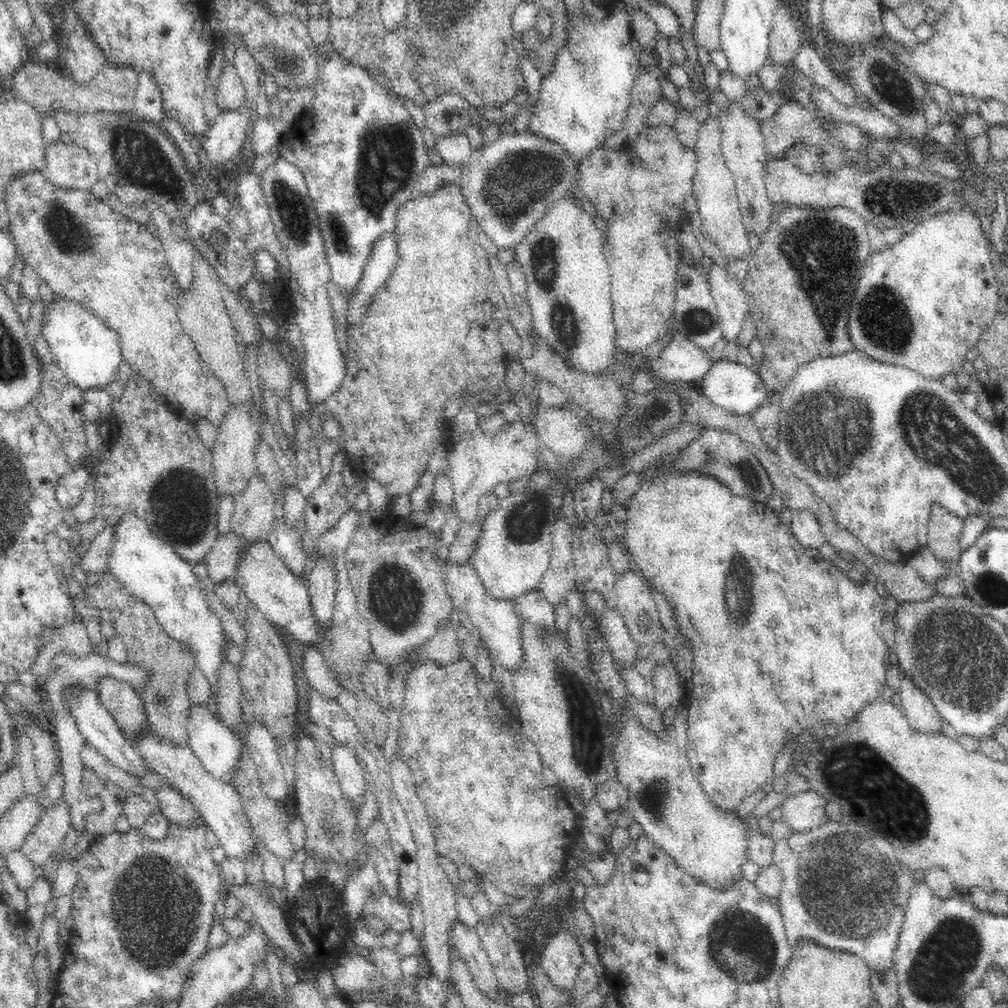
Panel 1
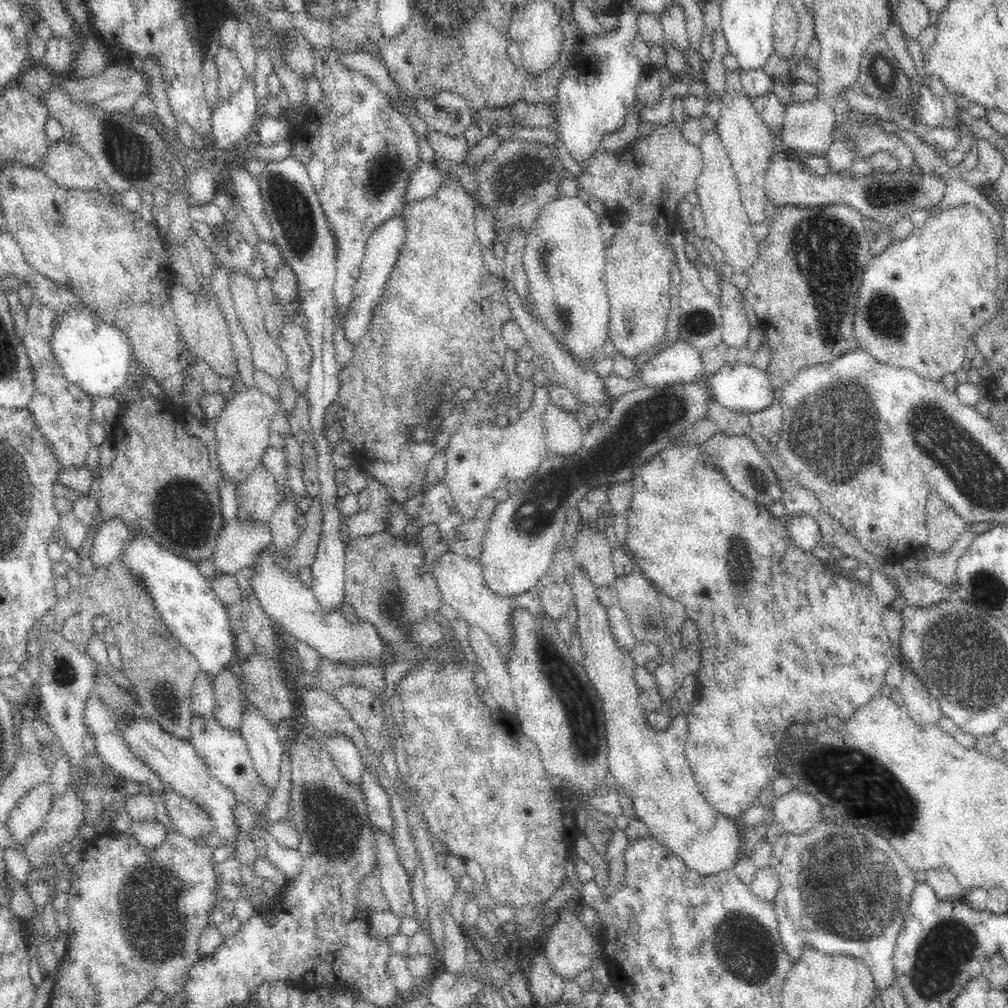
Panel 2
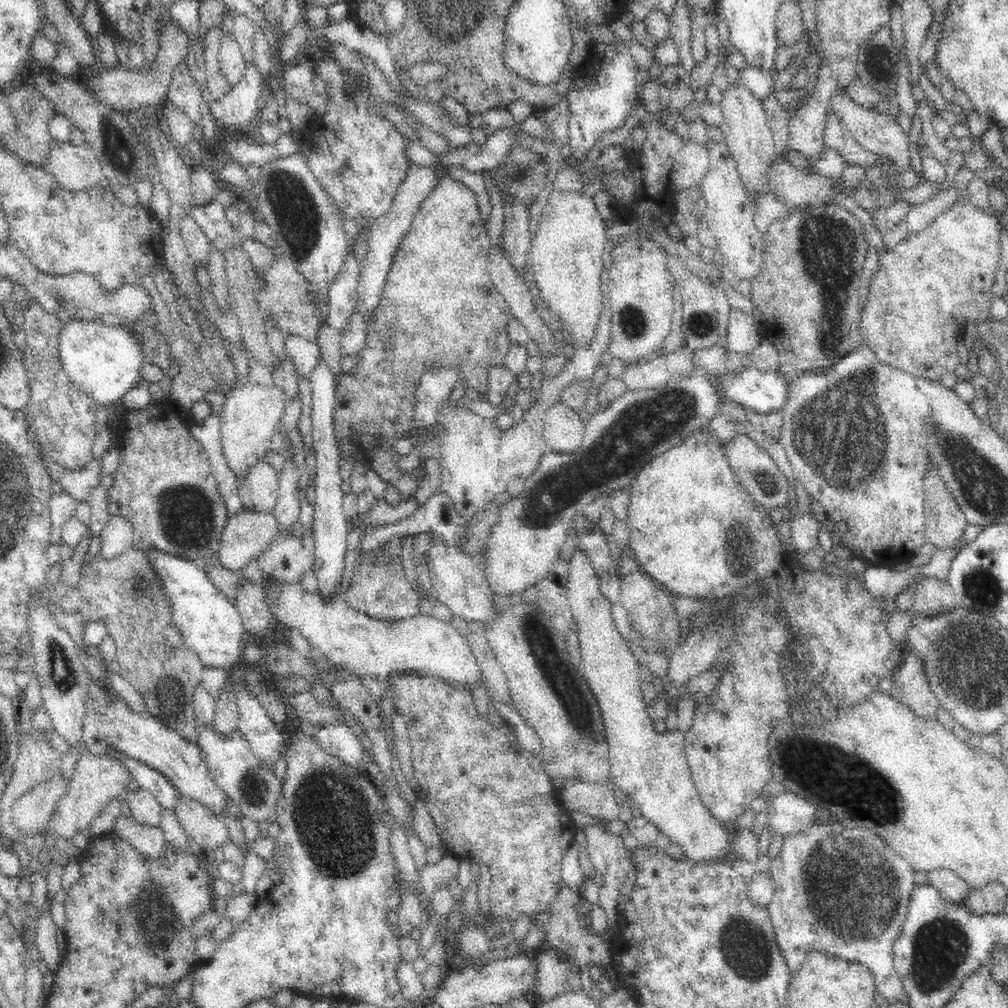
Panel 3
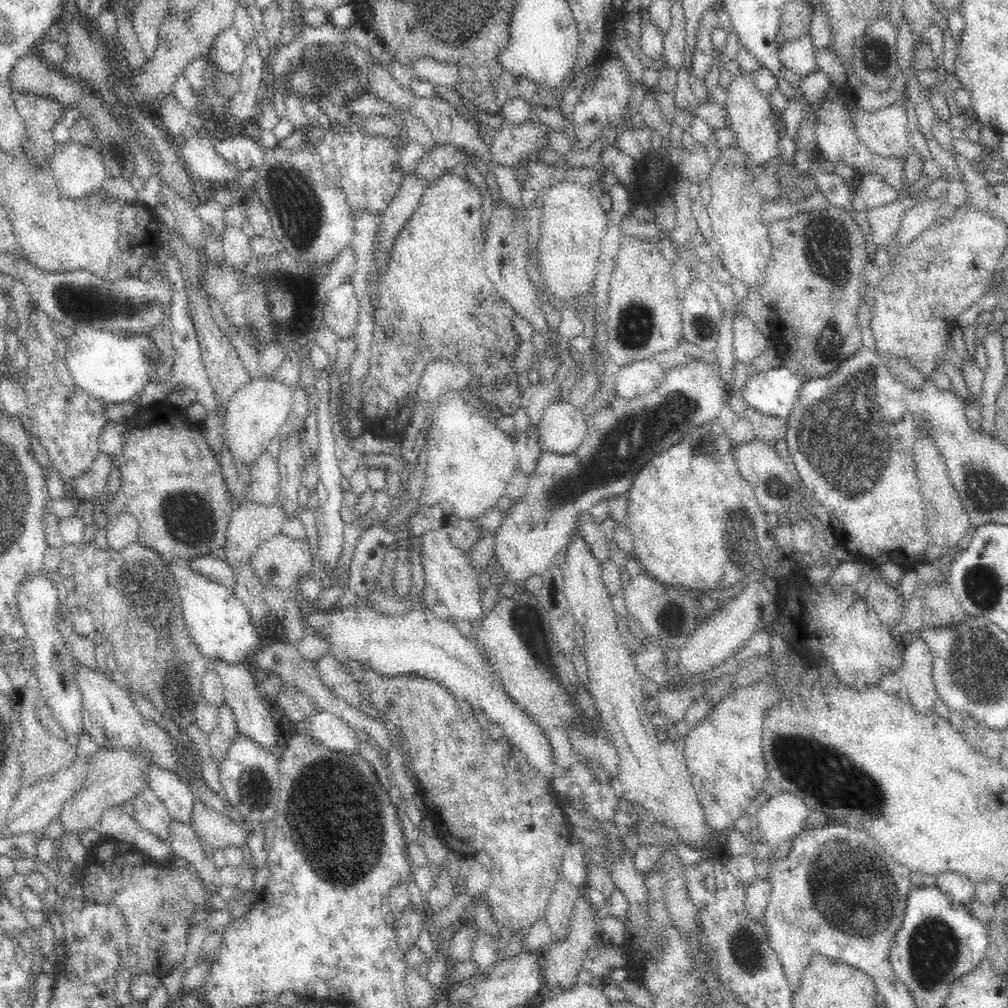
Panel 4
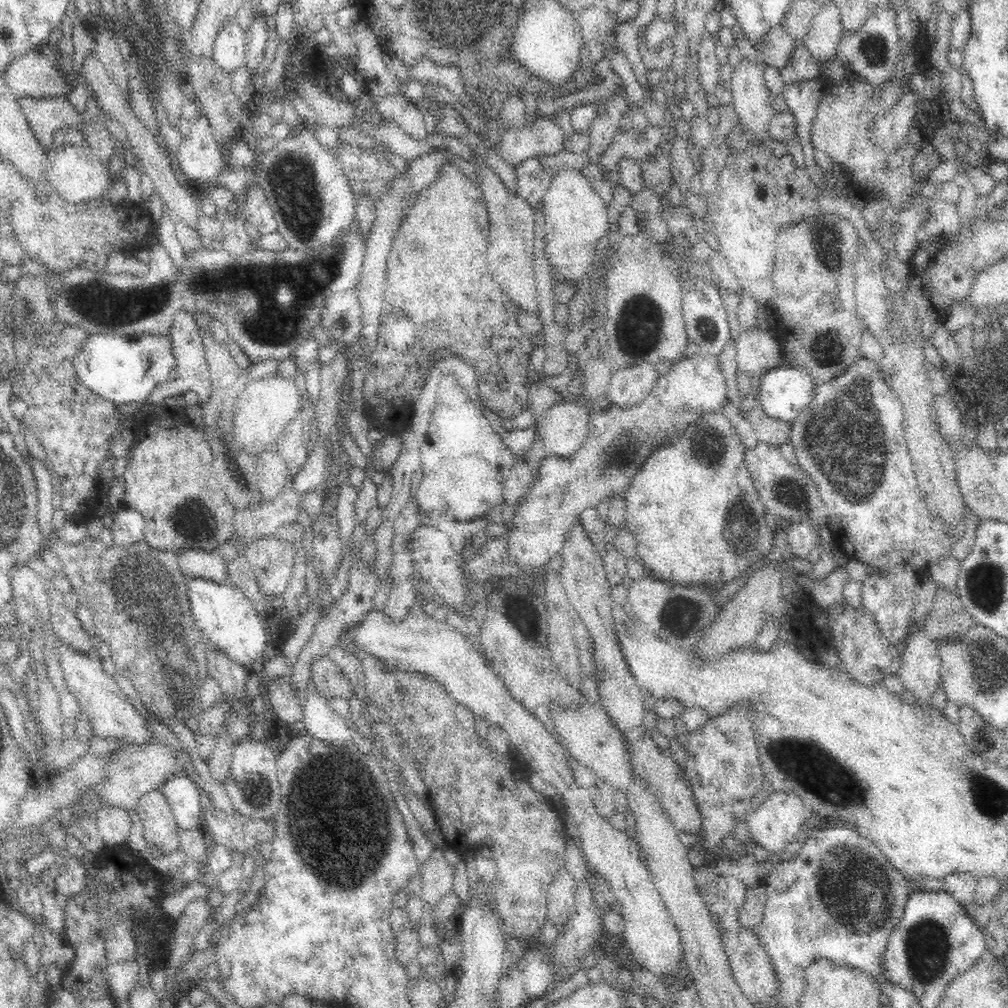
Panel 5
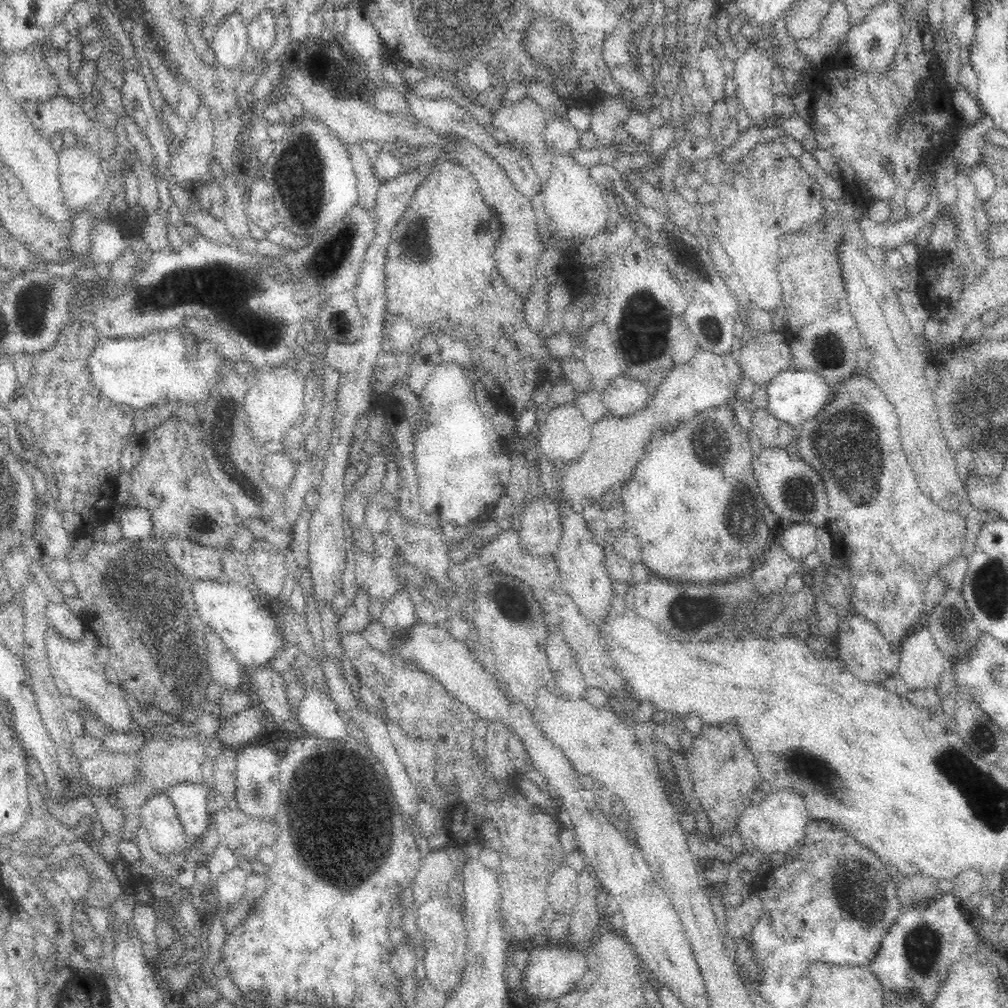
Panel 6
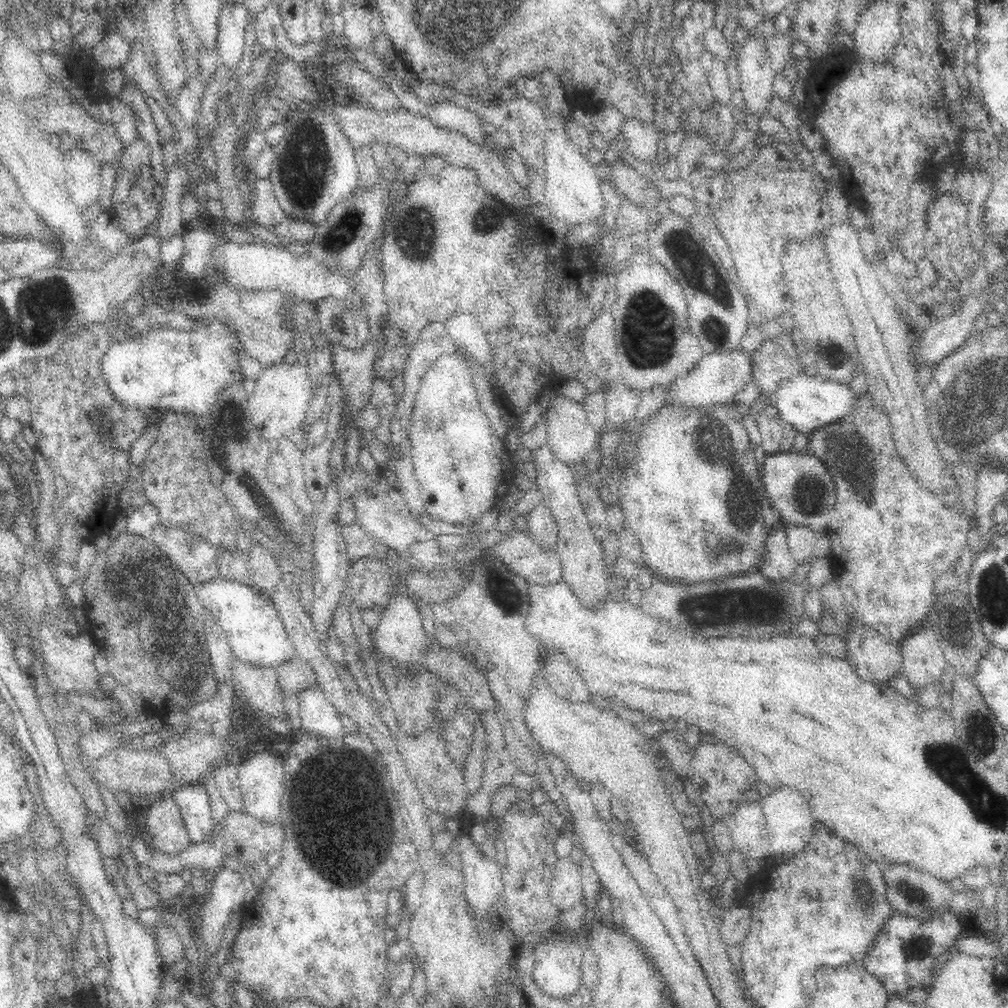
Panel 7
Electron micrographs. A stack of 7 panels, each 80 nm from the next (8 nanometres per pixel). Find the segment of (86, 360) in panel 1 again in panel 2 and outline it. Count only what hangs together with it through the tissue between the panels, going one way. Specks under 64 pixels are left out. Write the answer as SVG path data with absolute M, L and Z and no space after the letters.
M86 307L74 308L64 316L56 316L52 349L66 378L92 399L114 399L116 392L128 384L130 370L136 361L130 337L120 327L105 323Z

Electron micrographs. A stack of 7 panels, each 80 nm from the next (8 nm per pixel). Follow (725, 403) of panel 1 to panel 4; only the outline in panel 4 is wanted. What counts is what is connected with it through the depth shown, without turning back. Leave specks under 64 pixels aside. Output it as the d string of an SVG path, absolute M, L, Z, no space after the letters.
M778 366L766 372L753 371L739 394L762 414L788 419L800 401L803 386L800 373Z

